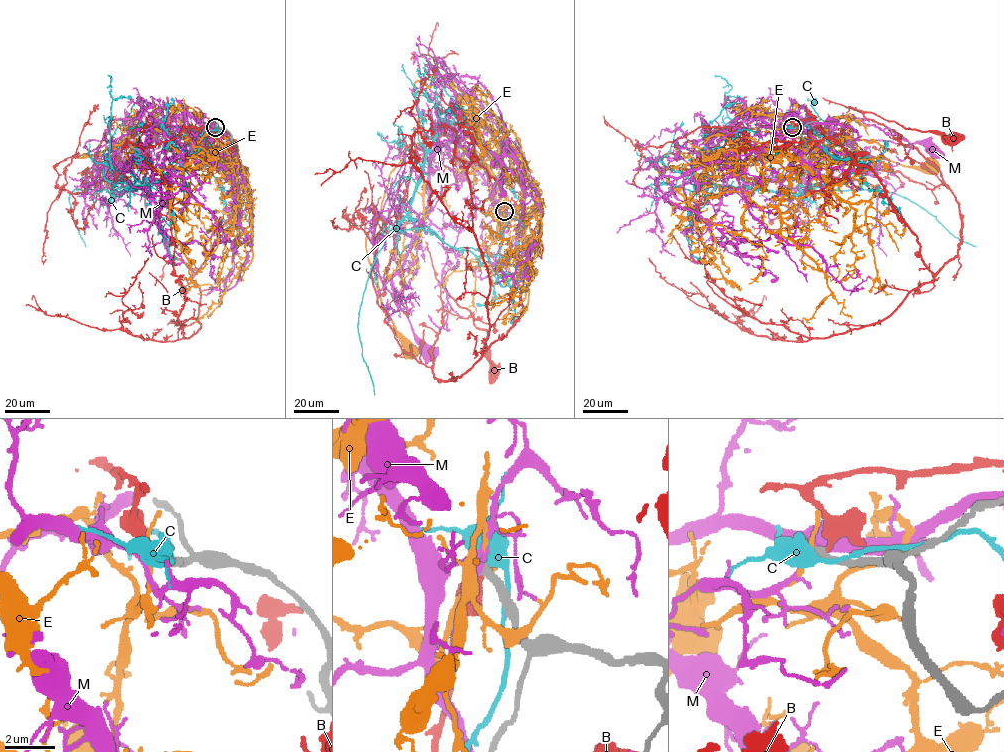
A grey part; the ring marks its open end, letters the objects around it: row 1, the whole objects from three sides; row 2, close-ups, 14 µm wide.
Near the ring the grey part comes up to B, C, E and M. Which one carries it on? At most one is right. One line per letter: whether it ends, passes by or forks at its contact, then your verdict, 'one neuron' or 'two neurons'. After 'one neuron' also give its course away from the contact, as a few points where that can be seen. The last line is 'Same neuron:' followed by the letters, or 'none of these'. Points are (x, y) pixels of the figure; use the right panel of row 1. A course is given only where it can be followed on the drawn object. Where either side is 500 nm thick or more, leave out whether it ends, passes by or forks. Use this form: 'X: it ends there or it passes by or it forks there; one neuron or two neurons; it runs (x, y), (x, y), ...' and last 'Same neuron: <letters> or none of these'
B: it ends there; two neurons
C: two neurons
E: it passes by; two neurons
M: it passes by; two neurons
Same neuron: none of these

